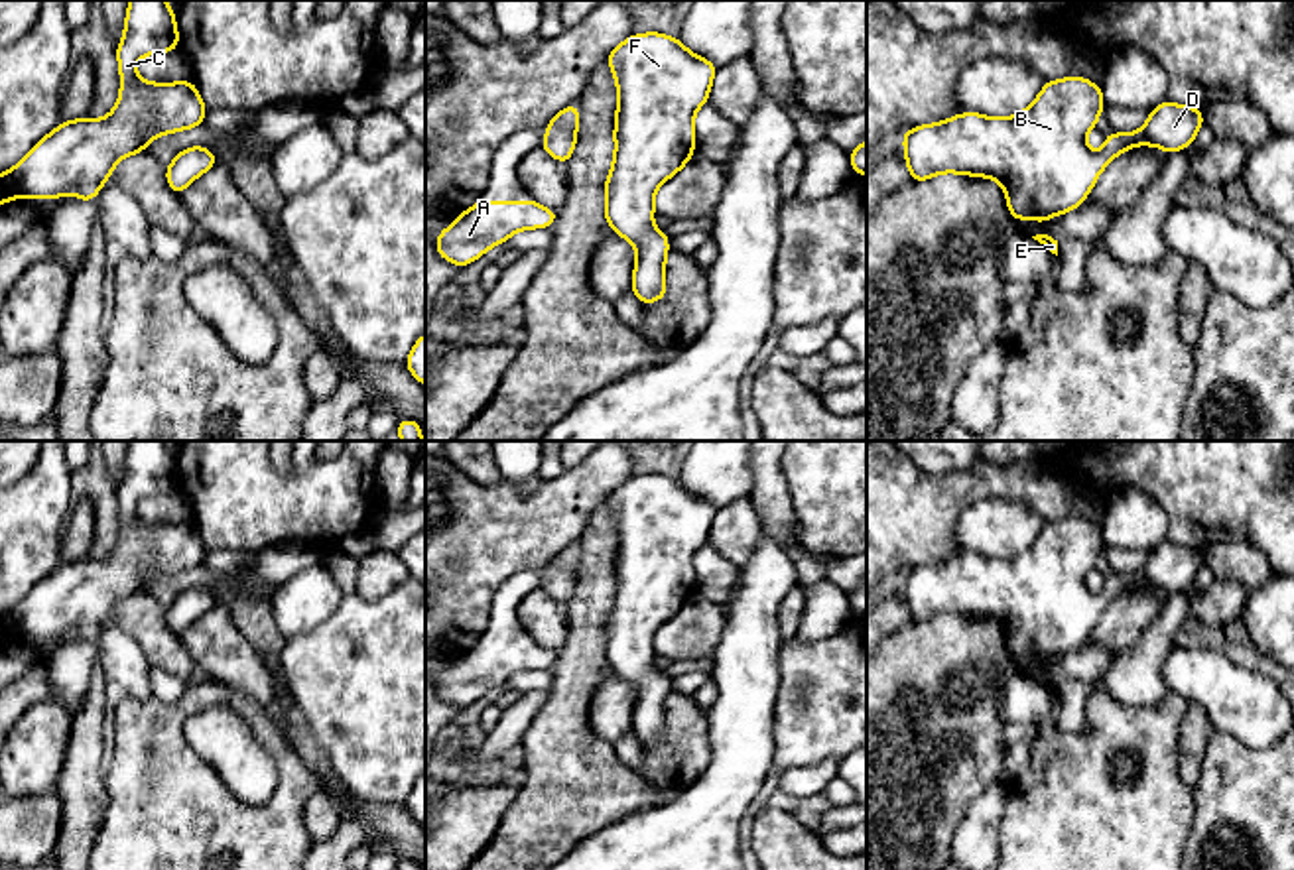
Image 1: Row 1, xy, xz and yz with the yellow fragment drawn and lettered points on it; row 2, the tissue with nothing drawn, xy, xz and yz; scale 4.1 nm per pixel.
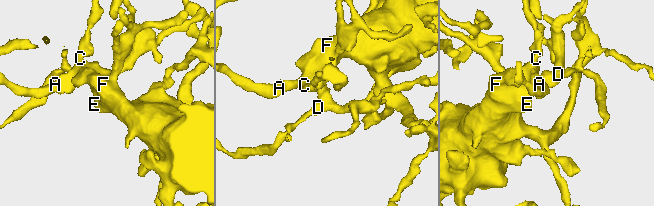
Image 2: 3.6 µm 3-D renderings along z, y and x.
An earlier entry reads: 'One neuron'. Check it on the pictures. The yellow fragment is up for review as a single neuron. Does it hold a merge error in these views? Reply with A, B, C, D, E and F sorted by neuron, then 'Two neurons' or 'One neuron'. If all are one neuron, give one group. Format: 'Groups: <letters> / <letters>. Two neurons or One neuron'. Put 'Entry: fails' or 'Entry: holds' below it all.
Groups: A B C D E F. One neuron
Entry: holds

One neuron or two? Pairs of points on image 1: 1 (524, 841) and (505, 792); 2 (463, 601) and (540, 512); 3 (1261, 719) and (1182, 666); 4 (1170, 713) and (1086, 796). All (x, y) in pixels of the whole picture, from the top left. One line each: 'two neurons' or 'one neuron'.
1: two neurons
2: one neuron
3: one neuron
4: one neuron

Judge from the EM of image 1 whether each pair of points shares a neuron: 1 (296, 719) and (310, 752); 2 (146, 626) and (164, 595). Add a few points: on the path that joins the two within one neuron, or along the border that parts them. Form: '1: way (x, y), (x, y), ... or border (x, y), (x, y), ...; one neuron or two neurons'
1: way (296, 727), (304, 745); one neuron
2: border (146, 591), (164, 609); two neurons

